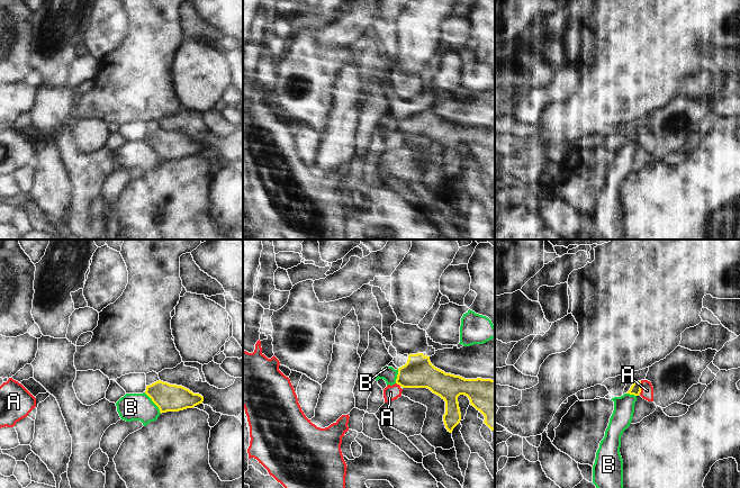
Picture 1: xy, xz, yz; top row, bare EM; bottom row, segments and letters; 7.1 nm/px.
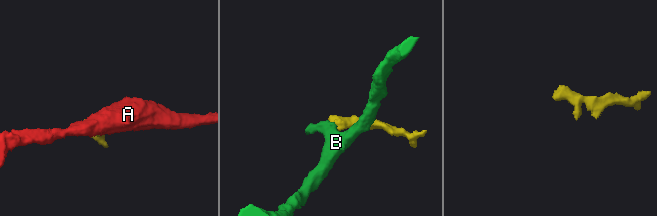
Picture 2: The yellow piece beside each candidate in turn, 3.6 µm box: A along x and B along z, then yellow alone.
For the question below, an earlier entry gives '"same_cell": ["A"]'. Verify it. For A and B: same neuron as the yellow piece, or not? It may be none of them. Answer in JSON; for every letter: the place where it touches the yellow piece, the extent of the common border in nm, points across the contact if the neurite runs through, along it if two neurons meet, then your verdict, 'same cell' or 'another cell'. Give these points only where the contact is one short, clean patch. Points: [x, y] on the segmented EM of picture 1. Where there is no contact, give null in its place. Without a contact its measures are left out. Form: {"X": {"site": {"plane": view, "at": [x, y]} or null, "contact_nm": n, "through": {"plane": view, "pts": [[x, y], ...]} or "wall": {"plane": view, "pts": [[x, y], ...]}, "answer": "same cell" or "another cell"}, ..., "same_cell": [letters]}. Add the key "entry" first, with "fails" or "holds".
{"entry": "holds", "A": {"site": {"plane": "yz", "at": [640, 388]}, "contact_nm": 100, "through": {"plane": "yz", "pts": [[635, 388], [640, 388], [647, 390]]}, "answer": "same cell"}, "B": {"site": {"plane": "xy", "at": [153, 401]}, "contact_nm": 200, "wall": {"plane": "xy", "pts": [[144, 392], [161, 413]]}, "answer": "another cell"}, "same_cell": ["A"]}

